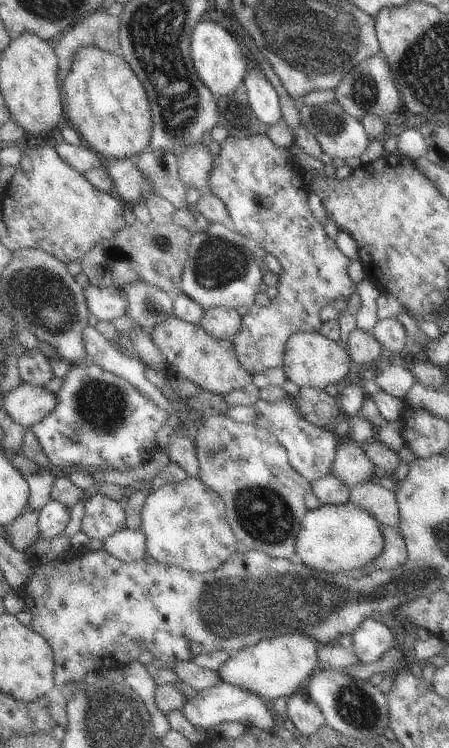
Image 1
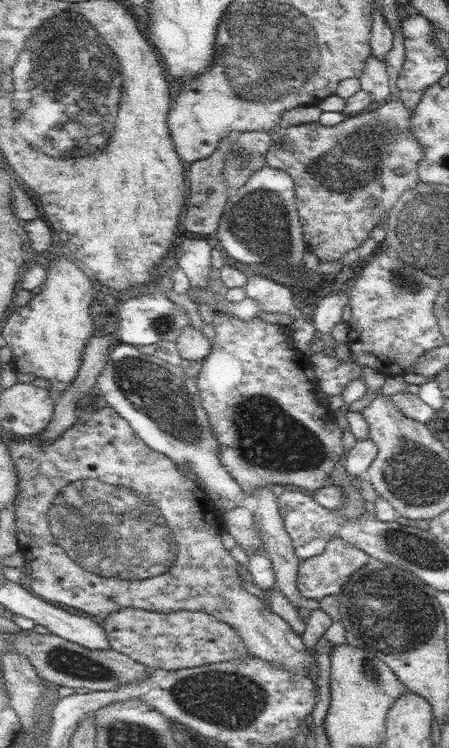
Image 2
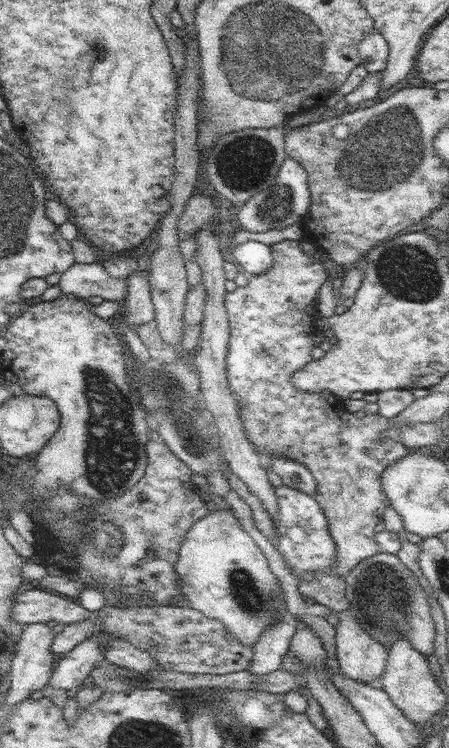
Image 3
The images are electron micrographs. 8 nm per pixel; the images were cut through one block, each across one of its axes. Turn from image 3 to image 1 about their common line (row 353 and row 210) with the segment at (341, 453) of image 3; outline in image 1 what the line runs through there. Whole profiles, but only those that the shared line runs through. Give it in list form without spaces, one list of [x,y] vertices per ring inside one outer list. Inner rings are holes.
[[[252,134],[246,138],[227,135],[210,168],[207,191],[224,202],[231,227],[276,256],[282,266],[278,295],[268,306],[254,304],[245,308],[240,332],[233,340],[240,366],[252,375],[282,365],[288,338],[300,331],[318,333],[323,323],[320,319],[322,308],[334,300],[348,299],[357,290],[348,276],[348,266],[352,261],[338,249],[335,241],[326,234],[324,226],[312,215],[308,203],[311,188],[304,181],[304,175],[301,166],[293,161],[289,148],[274,144],[267,134]]]

